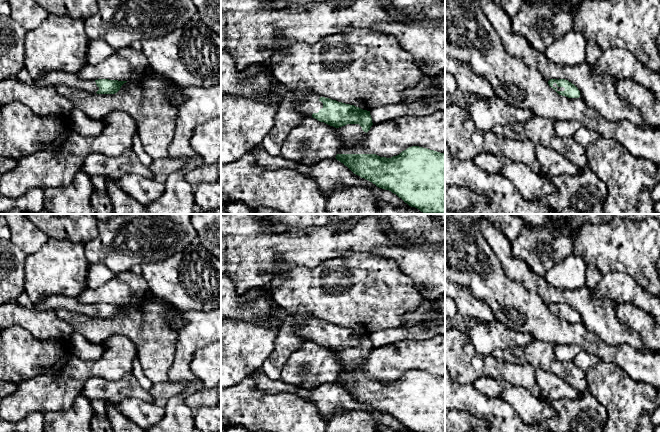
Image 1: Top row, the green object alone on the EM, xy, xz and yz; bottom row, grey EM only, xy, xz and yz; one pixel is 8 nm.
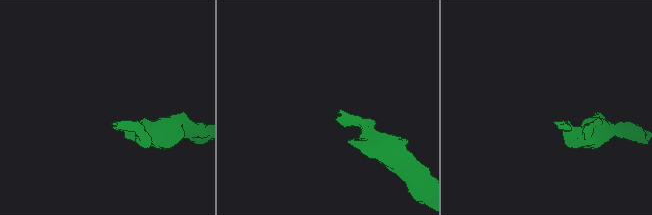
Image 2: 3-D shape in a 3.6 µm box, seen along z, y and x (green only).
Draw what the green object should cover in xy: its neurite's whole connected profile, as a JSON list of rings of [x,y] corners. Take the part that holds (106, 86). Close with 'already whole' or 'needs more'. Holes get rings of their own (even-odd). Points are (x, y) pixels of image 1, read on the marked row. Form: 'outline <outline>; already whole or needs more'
outline [[[53,71],[39,80],[31,80],[27,76],[23,76],[22,79],[35,83],[38,86],[58,87],[64,85],[97,94],[115,94],[120,90],[121,86],[127,82],[109,79],[83,80],[75,73],[64,71]]]; needs more

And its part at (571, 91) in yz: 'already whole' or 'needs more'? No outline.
needs more

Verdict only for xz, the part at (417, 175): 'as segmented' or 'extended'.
extended

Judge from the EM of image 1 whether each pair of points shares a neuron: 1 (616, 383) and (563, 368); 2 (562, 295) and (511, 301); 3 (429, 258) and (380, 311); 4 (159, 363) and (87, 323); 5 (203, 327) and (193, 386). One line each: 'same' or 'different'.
1: different
2: different
3: different
4: same
5: same

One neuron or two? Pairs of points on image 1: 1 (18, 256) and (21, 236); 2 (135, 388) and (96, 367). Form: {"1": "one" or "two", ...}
{"1": "two", "2": "two"}

